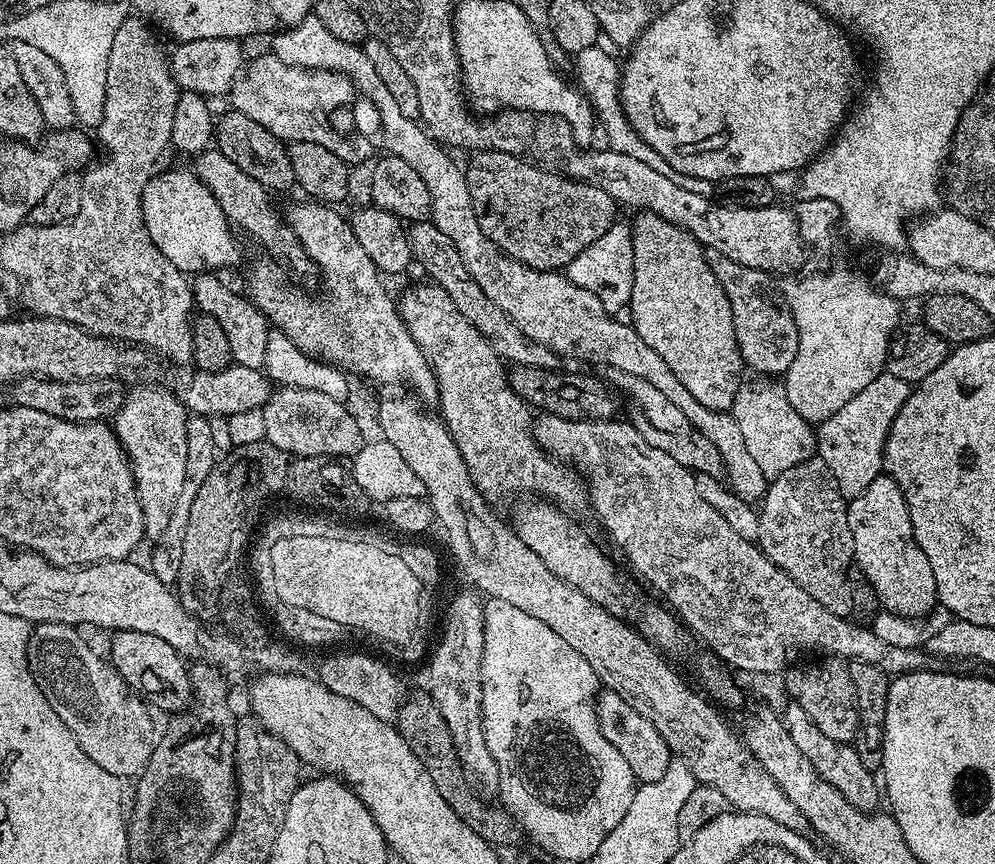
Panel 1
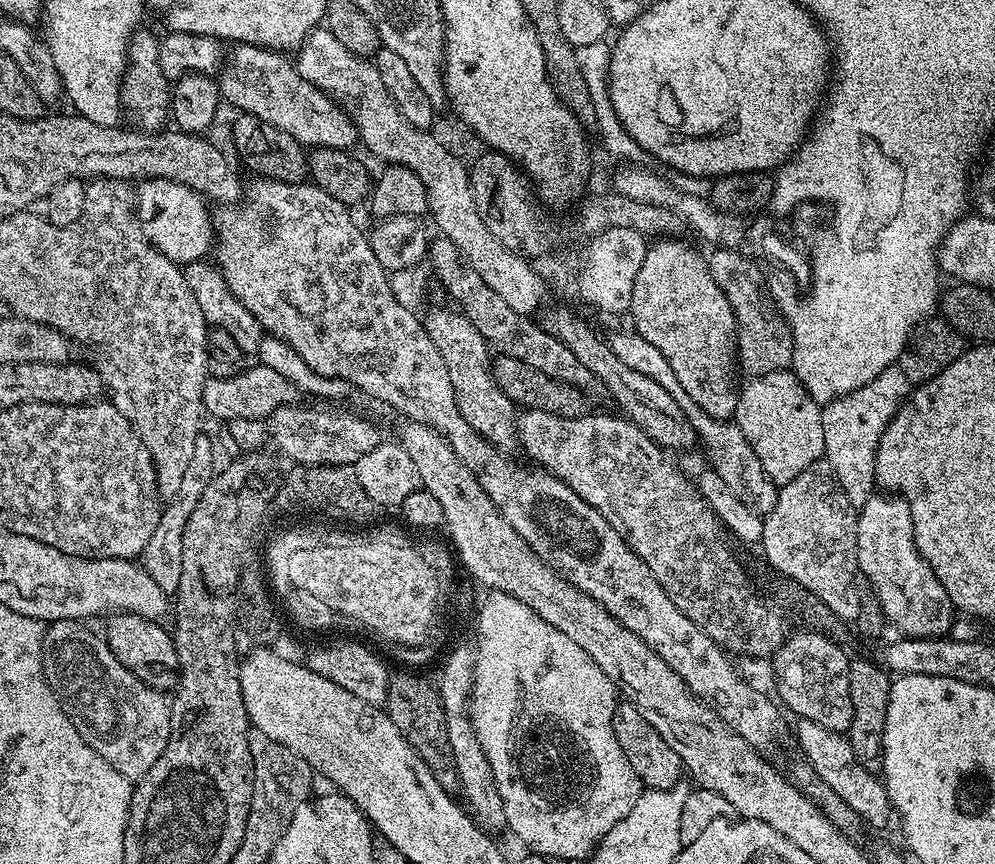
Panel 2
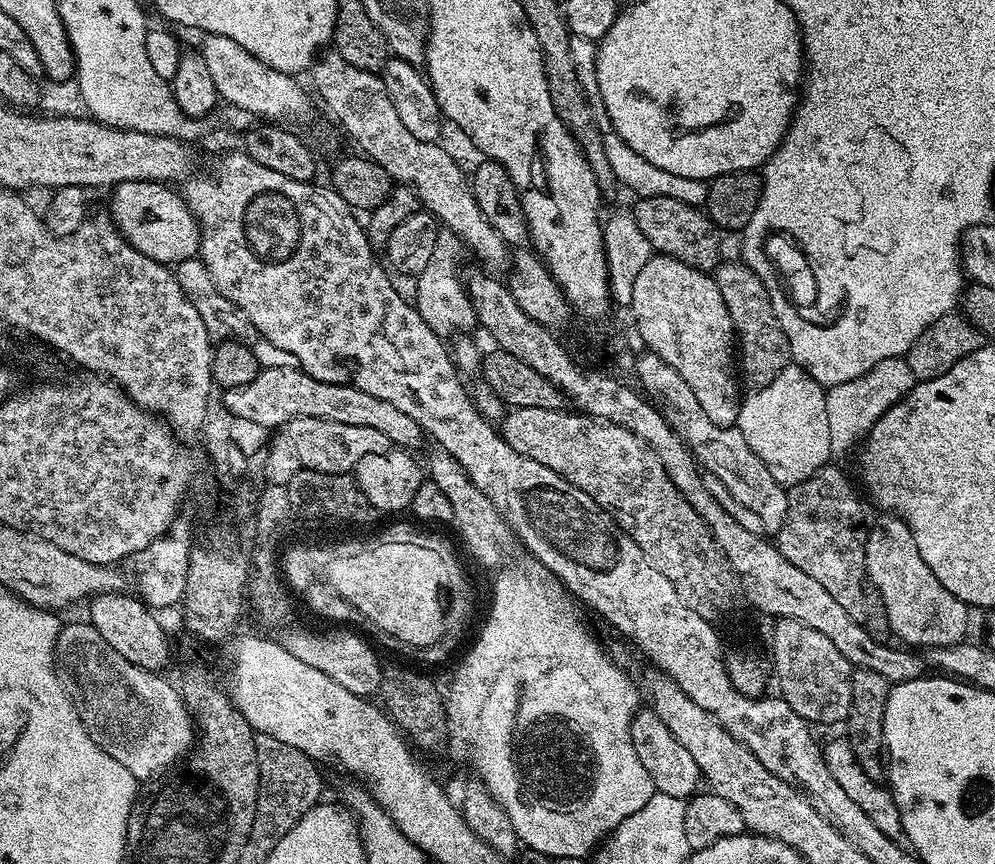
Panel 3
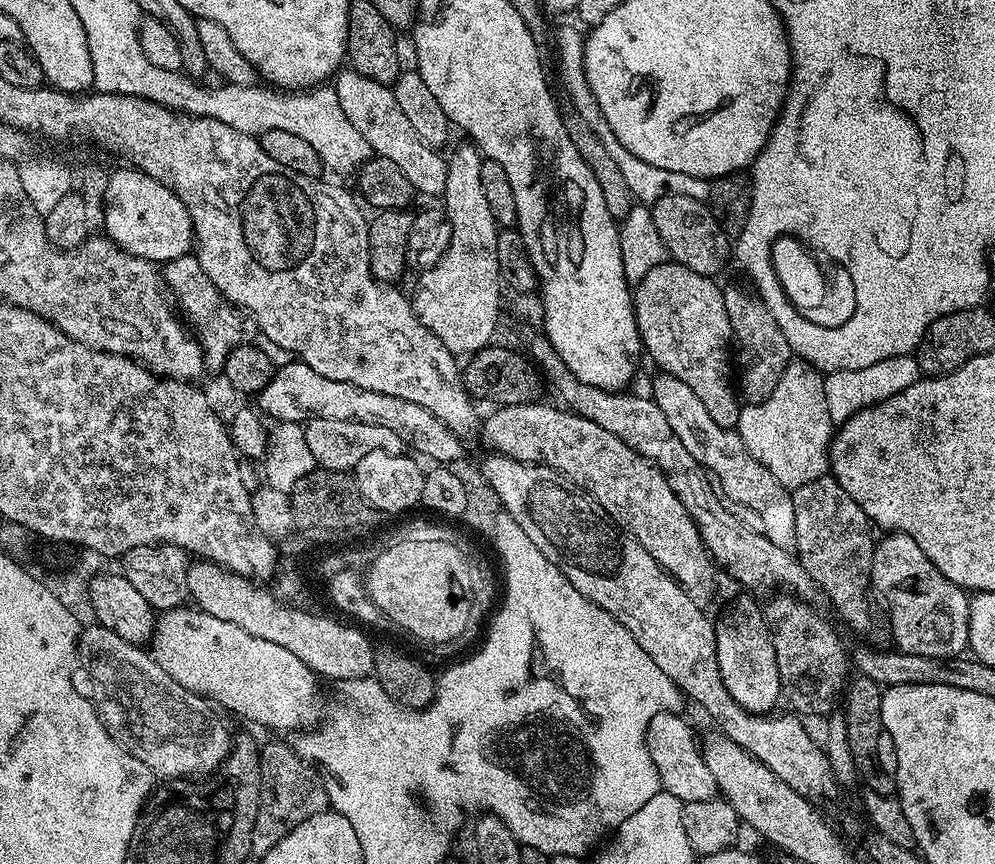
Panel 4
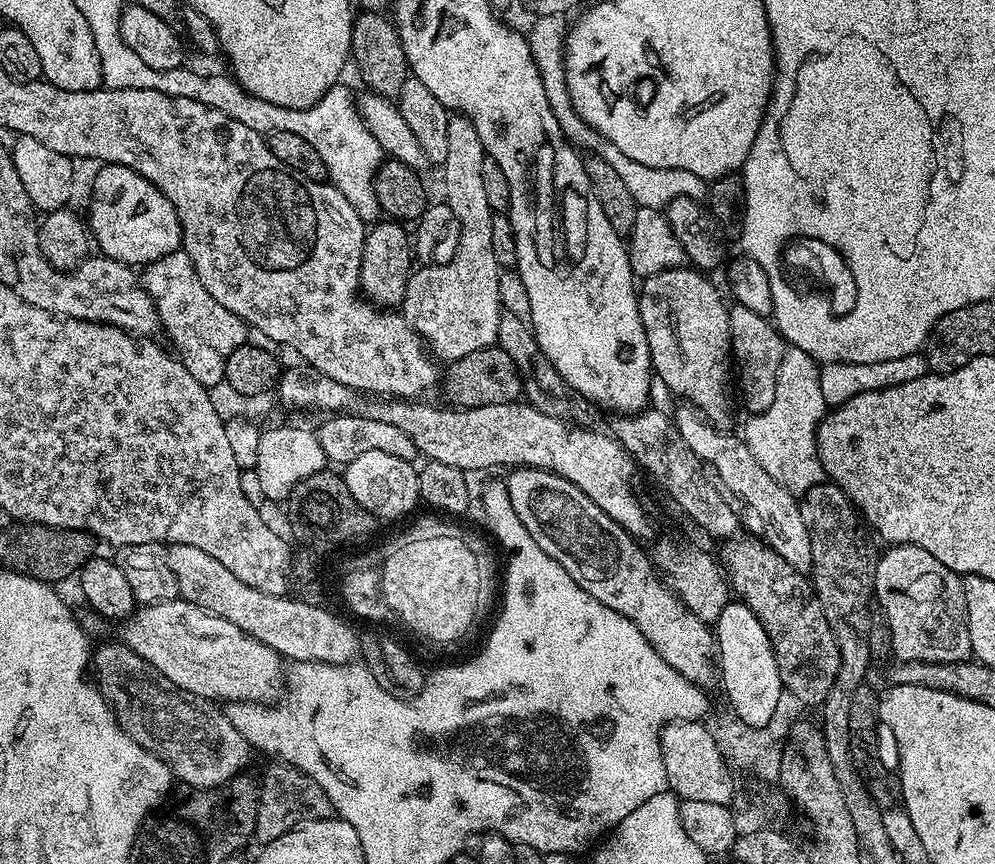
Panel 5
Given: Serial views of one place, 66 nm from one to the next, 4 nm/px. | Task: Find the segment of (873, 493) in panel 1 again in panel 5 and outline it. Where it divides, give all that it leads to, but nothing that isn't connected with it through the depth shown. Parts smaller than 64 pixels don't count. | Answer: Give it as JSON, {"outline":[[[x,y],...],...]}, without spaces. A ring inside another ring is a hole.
{"outline":[[[897,544],[887,549],[884,557],[874,564],[876,587],[875,603],[884,611],[892,635],[892,656],[897,661],[938,662],[939,664],[959,664],[972,656],[972,643],[968,629],[968,611],[964,582],[959,572],[952,572],[934,554],[929,554],[922,546]]]}

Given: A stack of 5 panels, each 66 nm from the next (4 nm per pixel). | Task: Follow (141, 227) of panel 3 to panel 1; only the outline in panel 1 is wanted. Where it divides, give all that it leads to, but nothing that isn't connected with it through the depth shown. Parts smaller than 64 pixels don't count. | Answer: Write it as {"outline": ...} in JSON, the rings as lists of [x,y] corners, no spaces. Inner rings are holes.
{"outline":[[[191,167],[172,168],[168,176],[153,175],[142,194],[142,214],[150,238],[185,274],[216,272],[232,268],[240,260],[240,244],[232,237],[233,225],[228,223],[218,198],[196,176]]]}

